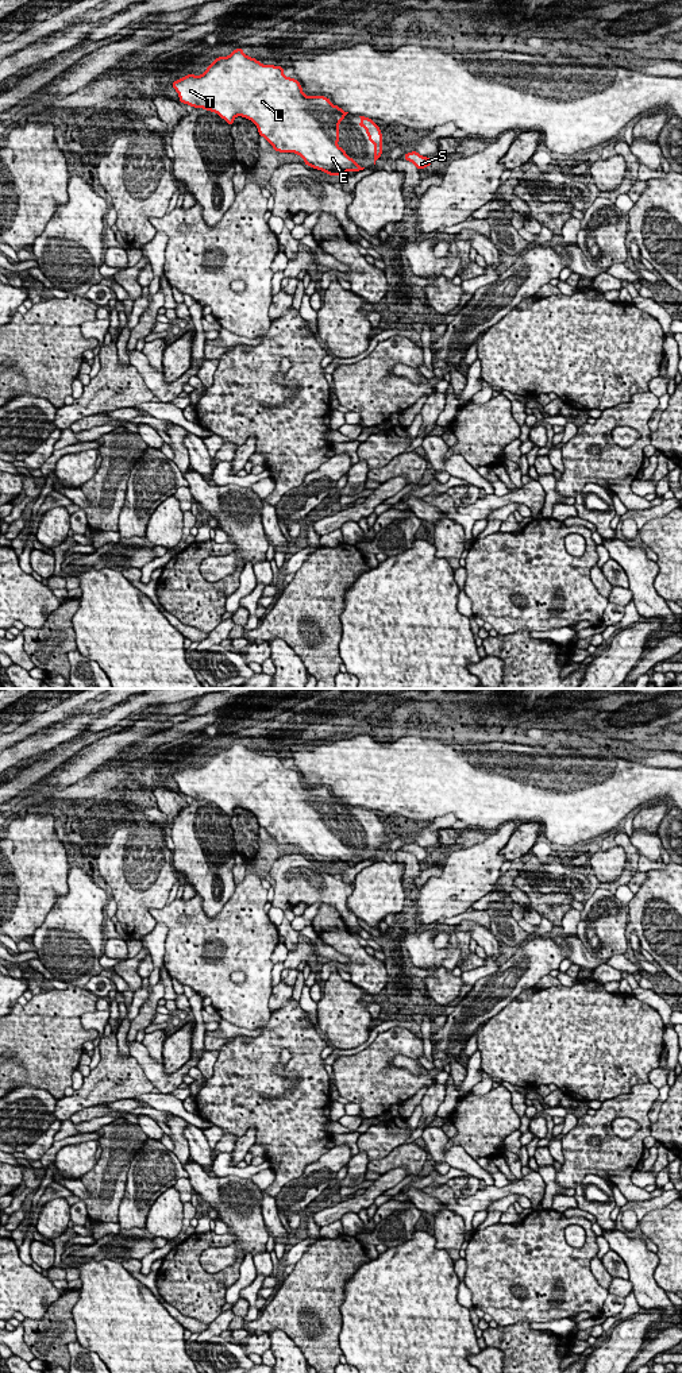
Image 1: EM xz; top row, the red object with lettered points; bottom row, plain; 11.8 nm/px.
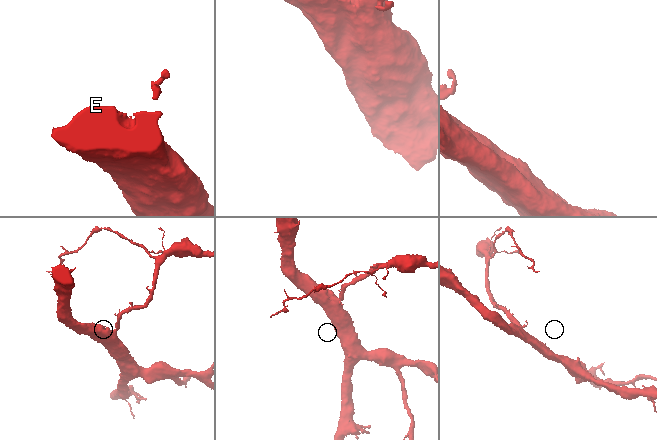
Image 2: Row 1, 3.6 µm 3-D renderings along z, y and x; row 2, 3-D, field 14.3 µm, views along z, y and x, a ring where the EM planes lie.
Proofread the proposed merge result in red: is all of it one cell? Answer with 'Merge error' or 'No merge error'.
No merge error

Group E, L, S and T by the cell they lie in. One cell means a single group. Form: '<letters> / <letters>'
E L S T

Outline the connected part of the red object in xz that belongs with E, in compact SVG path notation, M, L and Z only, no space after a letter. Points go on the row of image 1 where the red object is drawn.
M235 49L228 57L217 57L207 70L173 81L181 104L203 108L217 113L230 126L236 116L251 120L259 136L263 136L278 153L294 153L309 167L321 170L328 176L344 176L348 170L361 171L347 153L338 146L339 124L348 112L334 105L325 96L305 96L296 78L285 77L282 66L263 65L258 59Z

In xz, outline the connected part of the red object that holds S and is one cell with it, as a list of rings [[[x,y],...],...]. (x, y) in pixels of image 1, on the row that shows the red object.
[[[412,150],[411,153],[405,153],[404,159],[412,162],[413,166],[416,166],[419,170],[432,165],[431,158],[423,157],[415,150]]]

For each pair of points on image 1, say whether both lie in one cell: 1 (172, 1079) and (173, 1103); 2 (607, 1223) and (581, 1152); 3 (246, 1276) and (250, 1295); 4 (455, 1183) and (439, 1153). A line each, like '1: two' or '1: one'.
1: two
2: two
3: two
4: two

